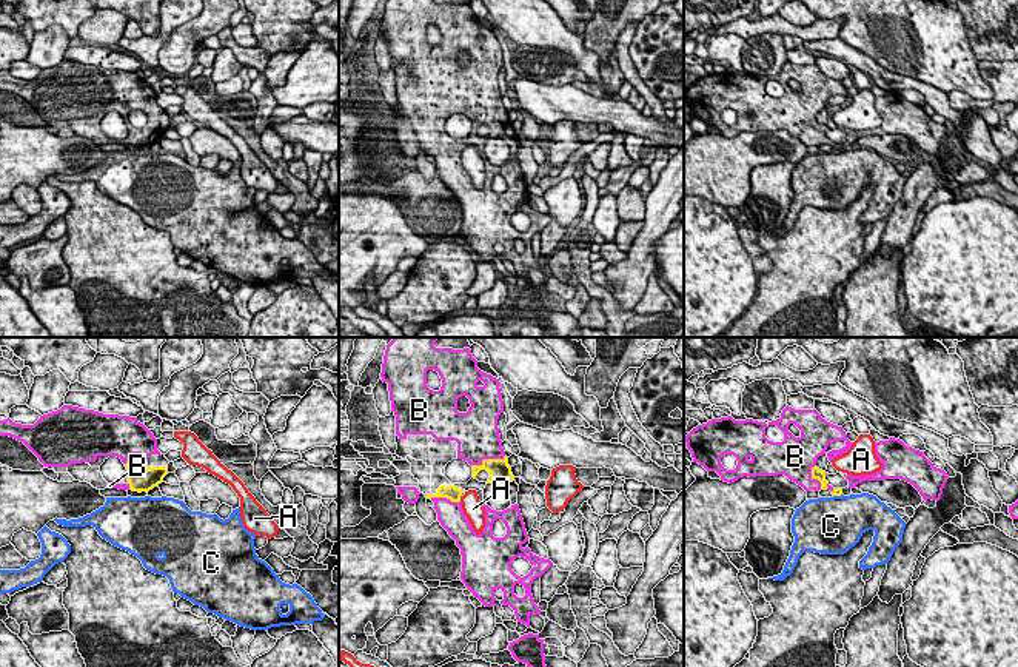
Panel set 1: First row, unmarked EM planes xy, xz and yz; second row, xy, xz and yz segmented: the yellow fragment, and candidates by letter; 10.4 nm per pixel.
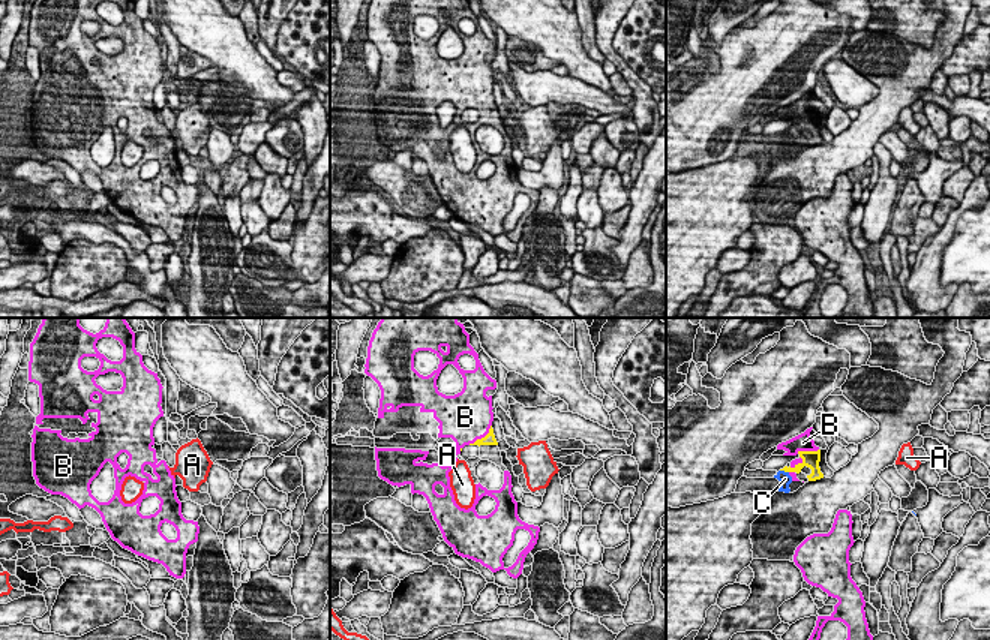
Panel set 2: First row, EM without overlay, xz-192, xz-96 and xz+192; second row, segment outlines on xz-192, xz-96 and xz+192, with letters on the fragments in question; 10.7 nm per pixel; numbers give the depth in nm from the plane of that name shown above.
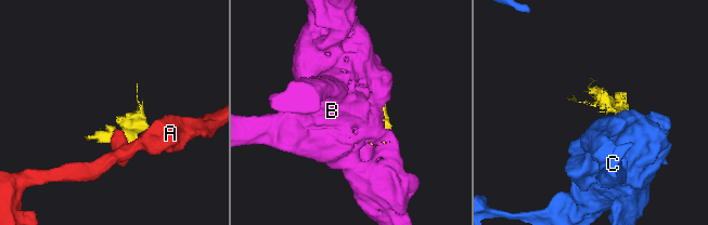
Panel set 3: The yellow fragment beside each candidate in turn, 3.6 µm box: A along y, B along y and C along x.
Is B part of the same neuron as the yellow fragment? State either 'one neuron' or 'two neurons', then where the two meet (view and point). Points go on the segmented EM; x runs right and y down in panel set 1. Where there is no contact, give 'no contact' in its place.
one neuron; meets yellow in xz at (487, 459)

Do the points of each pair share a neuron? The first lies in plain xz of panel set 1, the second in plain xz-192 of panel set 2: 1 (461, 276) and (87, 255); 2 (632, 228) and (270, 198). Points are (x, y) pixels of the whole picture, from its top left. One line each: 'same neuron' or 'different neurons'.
1: same neuron
2: different neurons

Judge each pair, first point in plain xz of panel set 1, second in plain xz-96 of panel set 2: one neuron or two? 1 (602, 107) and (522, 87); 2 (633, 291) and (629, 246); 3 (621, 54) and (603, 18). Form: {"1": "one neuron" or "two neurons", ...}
{"1": "one neuron", "2": "one neuron", "3": "one neuron"}

